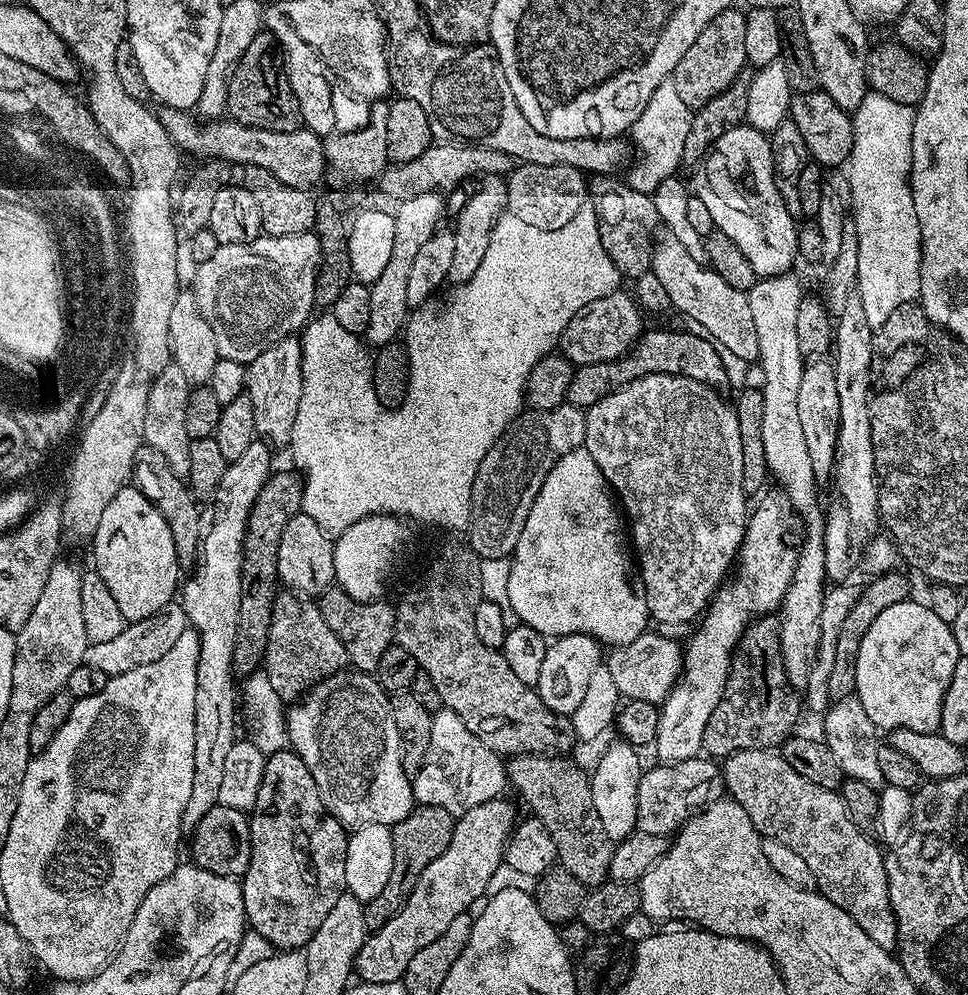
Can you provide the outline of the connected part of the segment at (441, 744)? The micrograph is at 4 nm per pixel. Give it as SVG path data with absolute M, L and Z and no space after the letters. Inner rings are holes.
M443 707L439 712L432 713L430 726L430 746L426 750L426 758L422 762L422 770L411 777L412 799L417 805L429 804L446 810L453 818L459 818L463 812L474 806L482 806L482 802L490 802L501 795L506 788L506 764L499 752L490 750L486 742L474 738L470 730L466 730L466 722L454 714L454 710Z

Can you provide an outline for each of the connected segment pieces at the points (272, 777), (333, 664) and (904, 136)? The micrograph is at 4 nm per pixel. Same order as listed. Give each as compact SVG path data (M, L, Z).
M291 750L273 752L265 759L262 786L258 786L258 798L252 807L248 825L250 826L252 853L250 854L248 869L244 871L242 877L244 919L247 927L253 932L262 934L262 938L266 938L266 942L270 942L273 949L302 950L308 945L310 938L314 938L314 930L318 930L318 926L322 926L323 920L326 919L326 914L330 914L330 910L334 910L334 905L337 904L338 898L342 898L346 894L346 846L348 845L349 833L346 831L345 825L334 819L331 812L325 808L318 786L310 774L306 762L302 762L299 754Z
M281 591L272 607L270 638L266 642L262 665L266 678L270 678L270 686L274 686L274 694L278 694L278 698L285 702L295 702L316 681L333 676L348 663L346 650L342 642L338 642L338 634L326 626L319 603L297 596L294 592Z
M869 91L856 111L851 113L854 126L854 146L848 156L848 192L850 218L858 230L858 278L855 291L866 310L866 322L873 330L882 326L898 306L913 303L920 294L920 223L912 197L912 139L914 138L915 107L894 102L886 94Z

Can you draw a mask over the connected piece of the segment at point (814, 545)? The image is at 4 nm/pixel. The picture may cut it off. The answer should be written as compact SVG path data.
M785 274L782 276L765 276L757 279L756 285L747 292L750 302L750 314L754 314L754 330L758 334L758 348L760 359L758 367L764 375L762 383L762 446L766 446L766 462L768 471L773 477L780 479L783 495L787 503L792 504L804 515L804 520L808 523L808 533L804 536L804 541L798 544L797 566L794 569L794 576L790 581L789 589L786 590L783 603L778 609L778 619L780 622L780 645L782 646L782 656L786 666L788 681L797 690L804 690L808 687L808 674L810 671L810 661L815 657L816 645L820 643L820 615L824 605L824 593L826 591L826 581L828 571L826 570L826 550L824 549L824 522L825 517L820 516L820 508L816 505L816 487L818 481L814 470L810 466L810 450L806 450L806 438L802 435L802 421L798 418L798 389L802 383L802 370L806 363L804 351L798 346L798 306L802 289L800 280L796 274Z

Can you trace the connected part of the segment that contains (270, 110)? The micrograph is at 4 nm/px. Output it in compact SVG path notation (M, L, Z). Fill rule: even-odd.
M262 30L250 42L246 54L242 54L240 65L228 83L227 115L242 126L254 126L258 130L282 130L289 132L301 127L302 121L298 98L291 90L285 72L285 61L275 37Z

